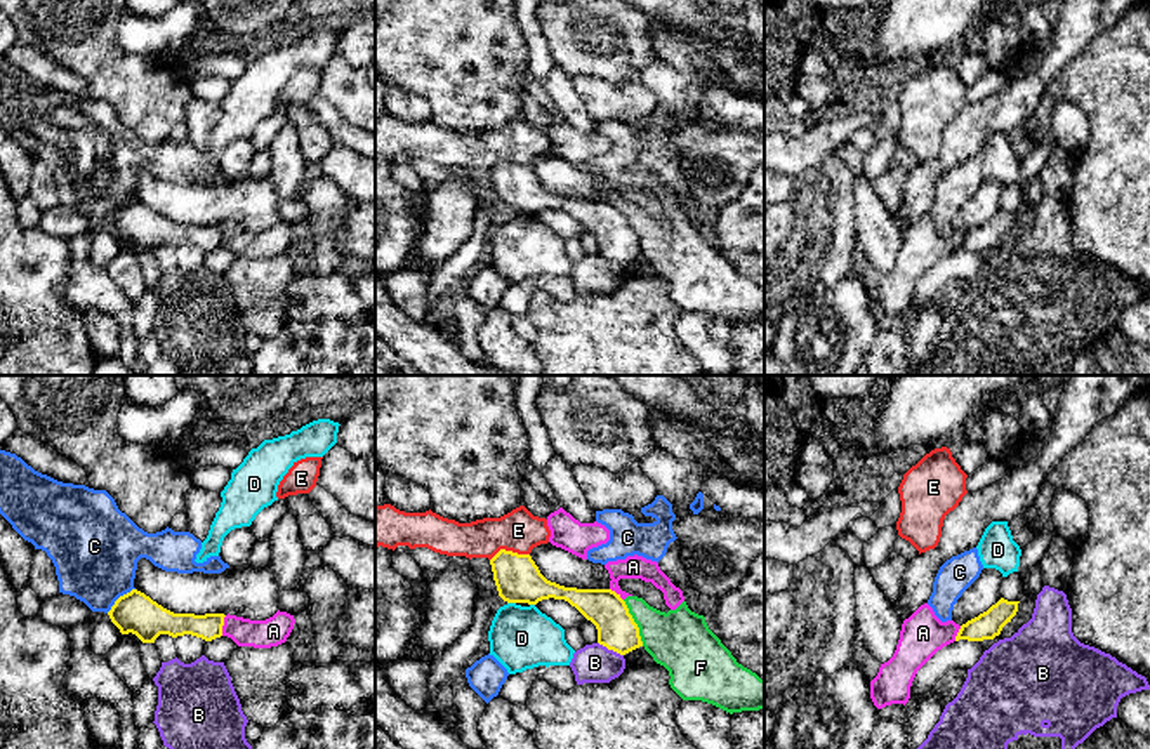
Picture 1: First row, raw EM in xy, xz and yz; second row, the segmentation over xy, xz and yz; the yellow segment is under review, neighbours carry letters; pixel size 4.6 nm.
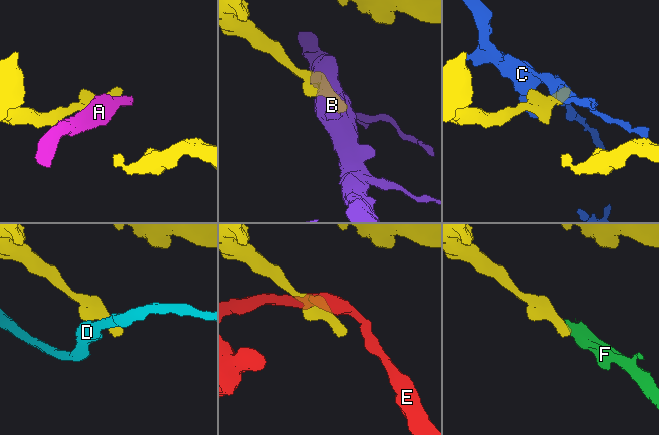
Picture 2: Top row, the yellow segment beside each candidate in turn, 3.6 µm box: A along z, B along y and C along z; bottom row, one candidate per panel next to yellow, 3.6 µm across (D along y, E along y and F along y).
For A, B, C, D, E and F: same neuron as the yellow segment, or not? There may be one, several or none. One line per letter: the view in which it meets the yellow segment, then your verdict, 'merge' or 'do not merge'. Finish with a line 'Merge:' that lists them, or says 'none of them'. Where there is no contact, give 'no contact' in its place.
A: xy | do not merge
B: xz | do not merge
C: xy | do not merge
D: xz | do not merge
E: xz | do not merge
F: xz | do not merge
Merge: none of them

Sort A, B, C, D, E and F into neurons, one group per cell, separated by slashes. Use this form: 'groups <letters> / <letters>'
groups A F / B / C / D / E

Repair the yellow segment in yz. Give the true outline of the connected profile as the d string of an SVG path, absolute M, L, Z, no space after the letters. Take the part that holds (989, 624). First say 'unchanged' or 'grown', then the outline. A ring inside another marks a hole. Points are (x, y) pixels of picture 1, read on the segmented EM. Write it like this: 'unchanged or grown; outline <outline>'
unchanged; outline M1001 598L987 612L962 624L955 636L955 641L959 640L968 640L968 641L994 640L995 636L1001 634L1002 627L1008 622L1011 622L1011 619L1016 615L1018 603L1020 601L1008 601Z

